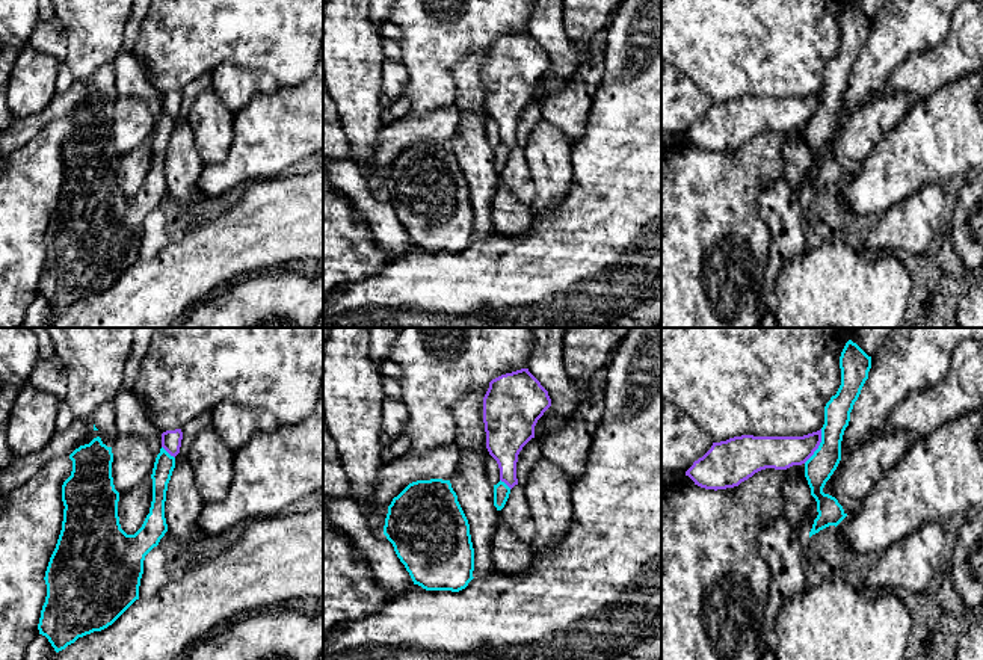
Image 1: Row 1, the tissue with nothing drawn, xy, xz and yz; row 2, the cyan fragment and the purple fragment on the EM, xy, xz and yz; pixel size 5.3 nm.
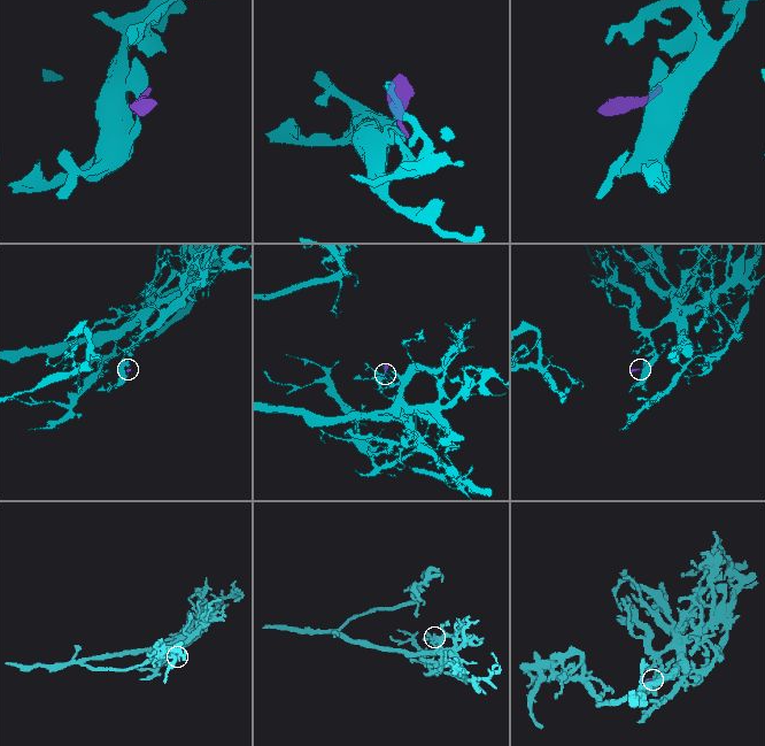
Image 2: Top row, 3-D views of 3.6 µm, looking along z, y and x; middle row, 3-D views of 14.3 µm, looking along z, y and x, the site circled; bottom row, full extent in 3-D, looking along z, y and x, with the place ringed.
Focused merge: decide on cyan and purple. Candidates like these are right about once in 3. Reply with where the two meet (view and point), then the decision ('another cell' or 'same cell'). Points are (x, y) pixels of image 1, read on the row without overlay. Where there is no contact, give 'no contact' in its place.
contact yz (819, 107); another cell

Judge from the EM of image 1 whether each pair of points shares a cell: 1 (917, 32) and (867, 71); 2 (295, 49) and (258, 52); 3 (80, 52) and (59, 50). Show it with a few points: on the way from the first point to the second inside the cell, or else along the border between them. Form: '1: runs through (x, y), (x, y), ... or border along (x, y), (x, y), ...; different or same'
1: runs through (905, 37), (879, 62); same
2: runs through (286, 49), (268, 49); same
3: border along (56, 17), (67, 37), (65, 59); different

